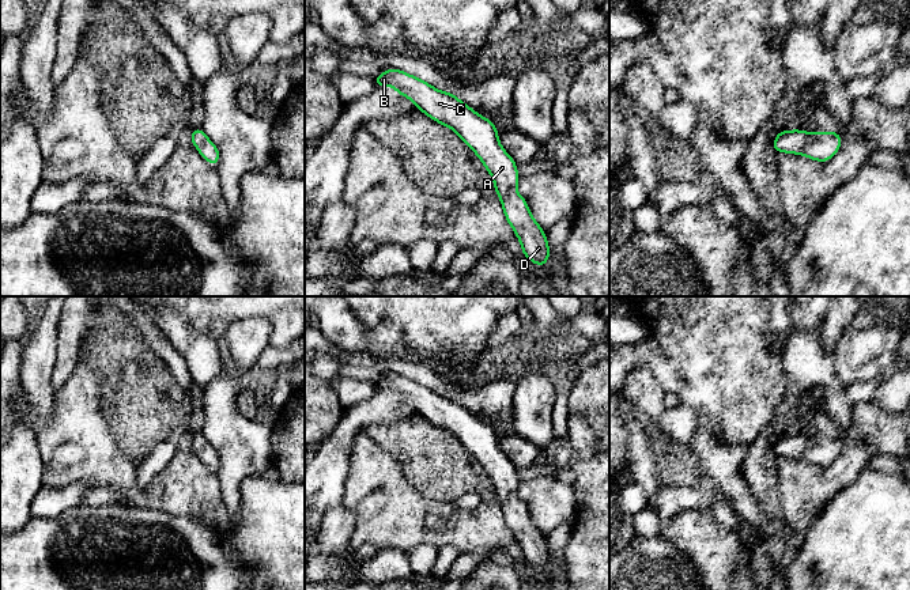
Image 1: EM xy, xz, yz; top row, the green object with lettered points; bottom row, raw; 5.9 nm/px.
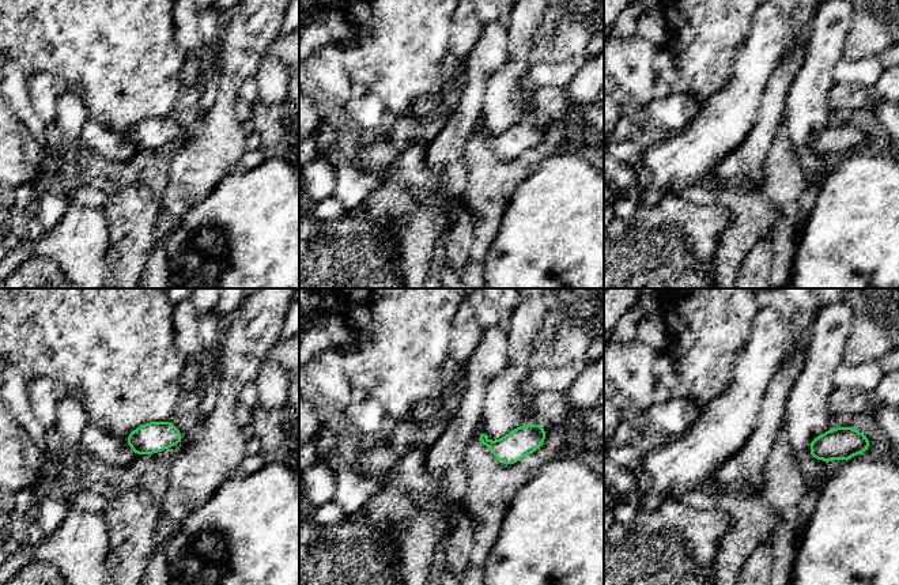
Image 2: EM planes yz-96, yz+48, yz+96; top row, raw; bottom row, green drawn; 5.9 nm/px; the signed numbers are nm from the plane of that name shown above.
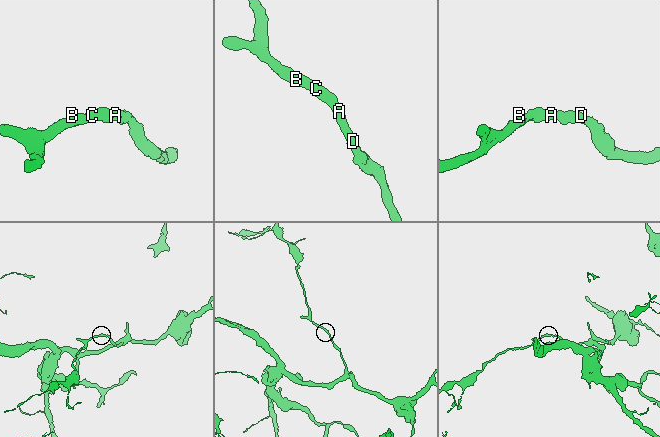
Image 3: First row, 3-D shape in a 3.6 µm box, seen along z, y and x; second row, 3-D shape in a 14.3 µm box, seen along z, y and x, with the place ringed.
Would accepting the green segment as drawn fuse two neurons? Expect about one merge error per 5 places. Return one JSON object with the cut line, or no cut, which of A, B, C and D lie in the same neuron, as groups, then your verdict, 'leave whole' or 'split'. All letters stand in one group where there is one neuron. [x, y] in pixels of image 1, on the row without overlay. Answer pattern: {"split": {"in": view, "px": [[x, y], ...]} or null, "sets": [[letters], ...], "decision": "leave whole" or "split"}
{"split": null, "sets": [["A", "B", "C", "D"]], "decision": "leave whole"}

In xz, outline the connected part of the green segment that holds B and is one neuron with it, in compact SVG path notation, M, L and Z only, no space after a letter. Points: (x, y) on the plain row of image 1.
M400 374L385 375L374 382L374 387L375 392L390 390L431 424L449 431L461 442L491 479L494 495L501 503L507 527L520 544L522 559L536 570L547 570L550 551L545 537L529 517L526 504L516 493L520 484L517 468L501 450L495 428L477 419L453 397L442 397Z

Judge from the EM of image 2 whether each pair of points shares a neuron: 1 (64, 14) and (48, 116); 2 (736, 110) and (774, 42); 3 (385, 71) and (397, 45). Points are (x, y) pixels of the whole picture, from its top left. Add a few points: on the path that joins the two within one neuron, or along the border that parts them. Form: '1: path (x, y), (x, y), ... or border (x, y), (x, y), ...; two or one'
1: border (45, 71), (36, 72), (30, 78), (31, 102); two
2: path (741, 94), (758, 59); one
3: path (392, 64), (396, 60), (396, 52); one

